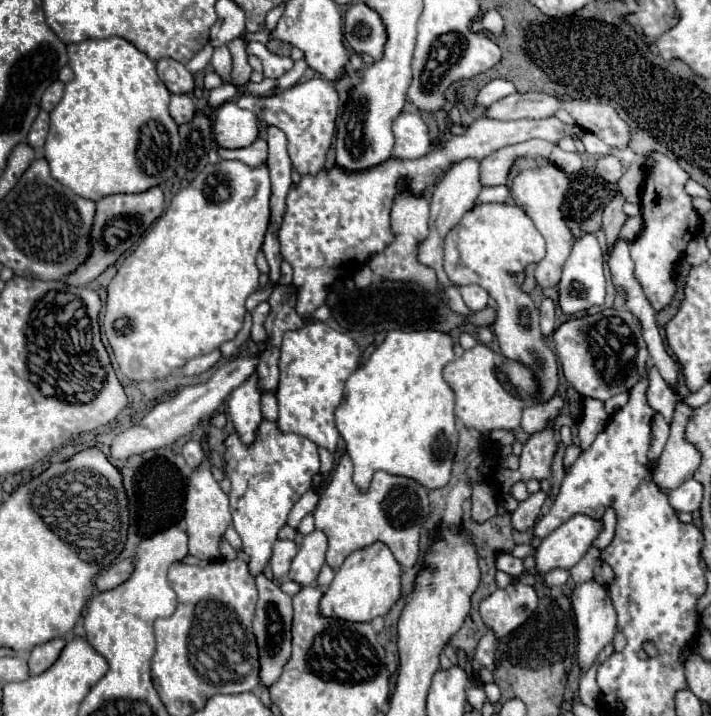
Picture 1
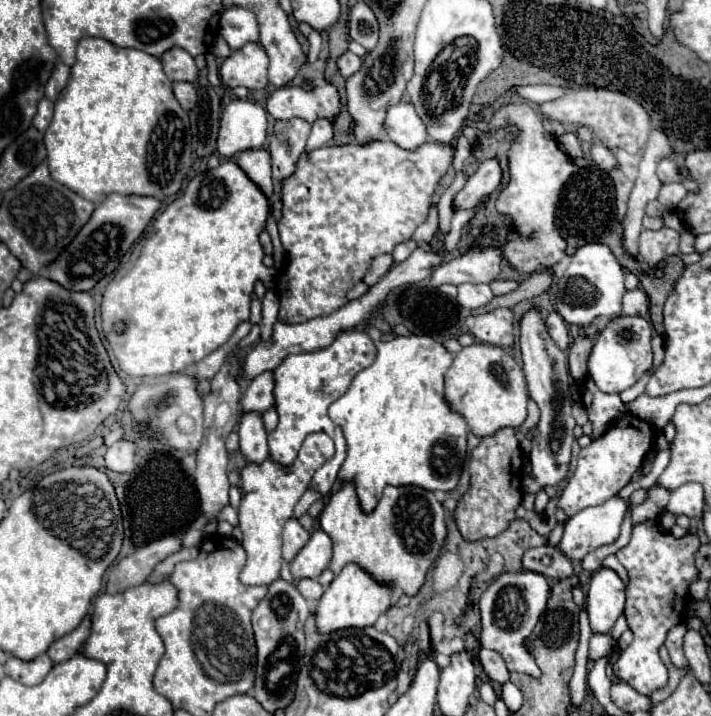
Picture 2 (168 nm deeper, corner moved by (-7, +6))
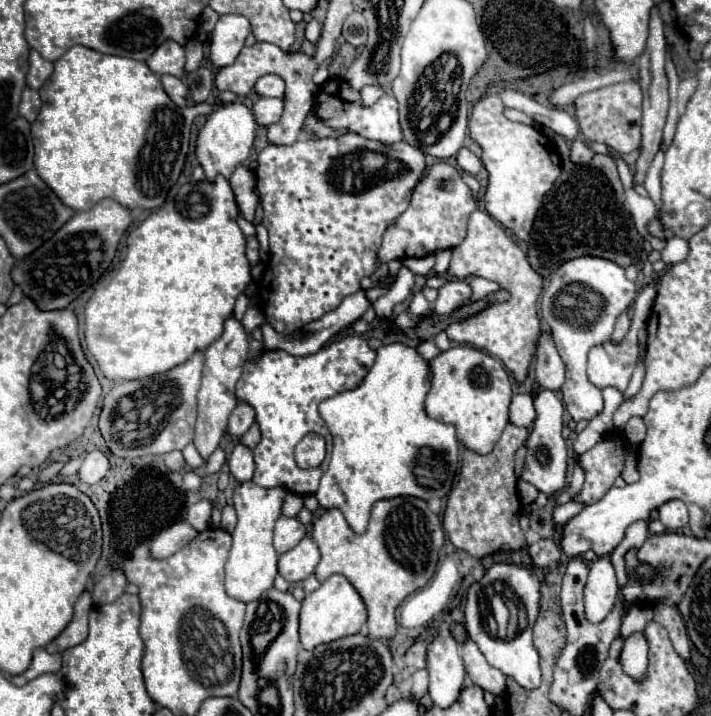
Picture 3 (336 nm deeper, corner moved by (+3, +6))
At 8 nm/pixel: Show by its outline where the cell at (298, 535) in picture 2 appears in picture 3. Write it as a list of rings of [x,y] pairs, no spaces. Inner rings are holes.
[[[280,517],[274,527],[274,549],[278,555],[290,551],[300,543],[300,539],[306,535],[306,527],[298,519]]]

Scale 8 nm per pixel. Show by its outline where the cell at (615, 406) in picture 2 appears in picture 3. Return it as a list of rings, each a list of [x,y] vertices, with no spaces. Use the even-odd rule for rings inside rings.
[[[576,257],[562,263],[544,287],[540,311],[544,323],[552,329],[556,349],[566,365],[562,397],[574,421],[592,419],[602,413],[602,391],[586,375],[586,355],[590,347],[610,339],[618,315],[634,301],[636,285],[624,277],[624,269],[602,257]]]

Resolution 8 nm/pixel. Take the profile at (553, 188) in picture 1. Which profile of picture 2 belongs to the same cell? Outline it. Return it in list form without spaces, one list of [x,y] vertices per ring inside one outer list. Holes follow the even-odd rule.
[[[528,103],[502,105],[488,123],[480,121],[478,129],[484,133],[494,133],[506,125],[518,129],[518,135],[510,143],[510,151],[508,151],[510,181],[500,191],[496,199],[496,209],[502,217],[512,221],[520,237],[512,239],[506,245],[504,257],[508,265],[518,273],[534,273],[546,267],[554,267],[566,255],[564,253],[566,241],[558,235],[558,229],[554,225],[554,213],[556,213],[556,201],[560,189],[574,173],[574,163],[558,147],[558,139],[542,127],[542,117]]]

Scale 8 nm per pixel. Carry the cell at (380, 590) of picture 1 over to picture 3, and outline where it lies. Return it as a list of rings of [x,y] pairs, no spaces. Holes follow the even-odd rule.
[[[344,575],[328,577],[316,591],[308,593],[302,601],[300,611],[300,643],[304,649],[314,649],[320,643],[336,641],[346,635],[354,635],[366,623],[368,613],[362,597],[352,587],[352,583]]]

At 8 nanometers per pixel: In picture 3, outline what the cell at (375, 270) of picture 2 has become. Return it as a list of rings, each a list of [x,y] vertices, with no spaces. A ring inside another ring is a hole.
[[[434,163],[426,175],[420,179],[420,183],[416,185],[414,189],[414,195],[412,195],[412,201],[410,201],[410,207],[396,219],[396,225],[390,225],[384,233],[384,239],[382,239],[382,247],[378,251],[378,263],[388,263],[392,259],[406,259],[406,257],[424,257],[424,255],[430,255],[430,253],[436,253],[440,249],[436,247],[456,247],[460,245],[460,241],[464,241],[464,233],[466,233],[466,221],[468,221],[468,215],[476,209],[476,199],[472,195],[472,191],[468,189],[466,183],[462,183],[462,177],[460,173],[450,165],[450,163]]]

